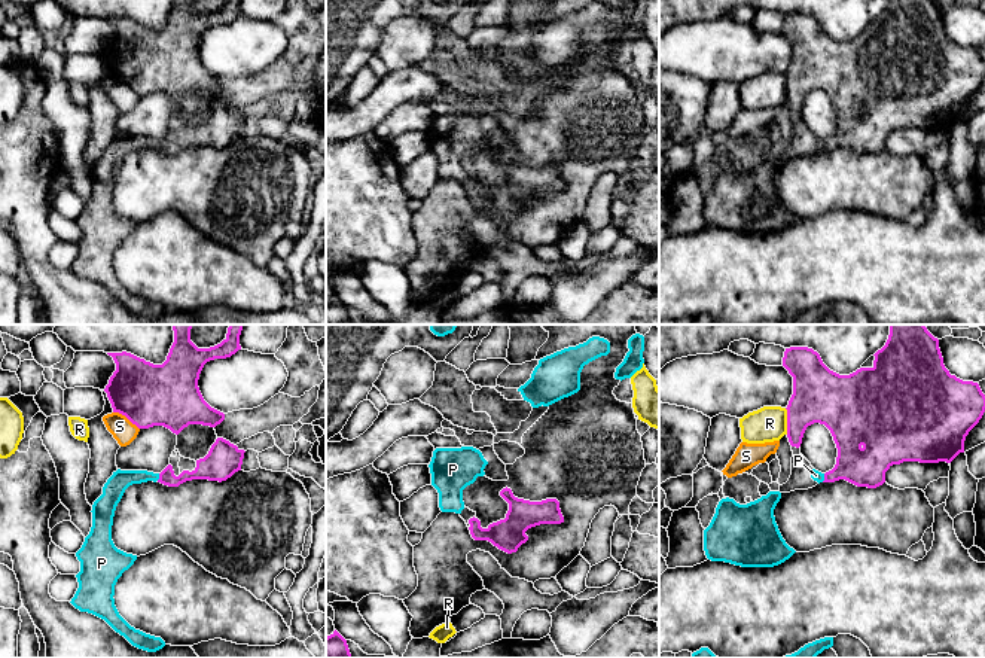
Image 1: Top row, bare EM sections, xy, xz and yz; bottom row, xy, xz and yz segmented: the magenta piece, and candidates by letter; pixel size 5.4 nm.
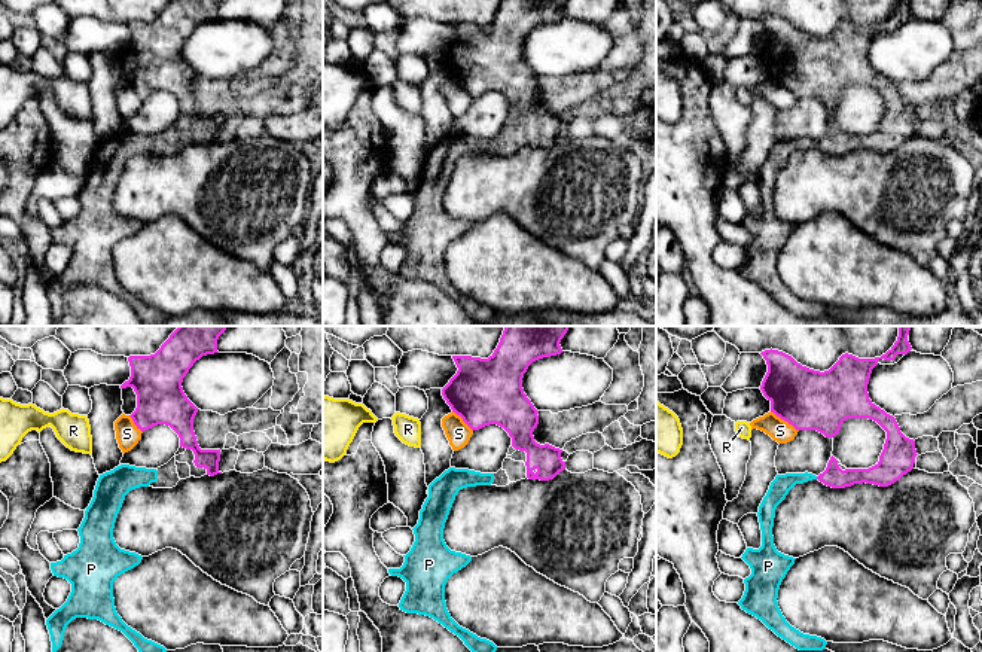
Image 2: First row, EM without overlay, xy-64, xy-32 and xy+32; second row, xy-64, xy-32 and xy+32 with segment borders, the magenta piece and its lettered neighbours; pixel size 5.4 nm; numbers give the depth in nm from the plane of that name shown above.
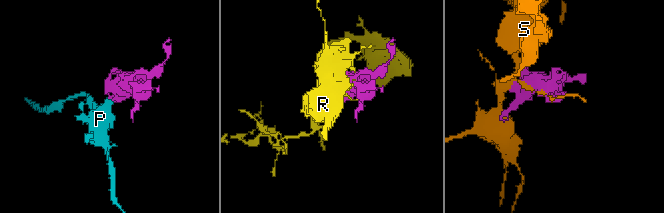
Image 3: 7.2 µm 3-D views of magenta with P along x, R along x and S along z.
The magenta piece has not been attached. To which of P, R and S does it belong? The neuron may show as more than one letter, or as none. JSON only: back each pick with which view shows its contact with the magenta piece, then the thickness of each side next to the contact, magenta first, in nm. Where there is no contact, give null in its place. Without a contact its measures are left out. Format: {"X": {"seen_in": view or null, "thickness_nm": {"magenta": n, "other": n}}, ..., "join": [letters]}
{"P": {"seen_in": "yz", "thickness_nm": {"magenta": 220, "other": 60}}, "join": ["P"]}

